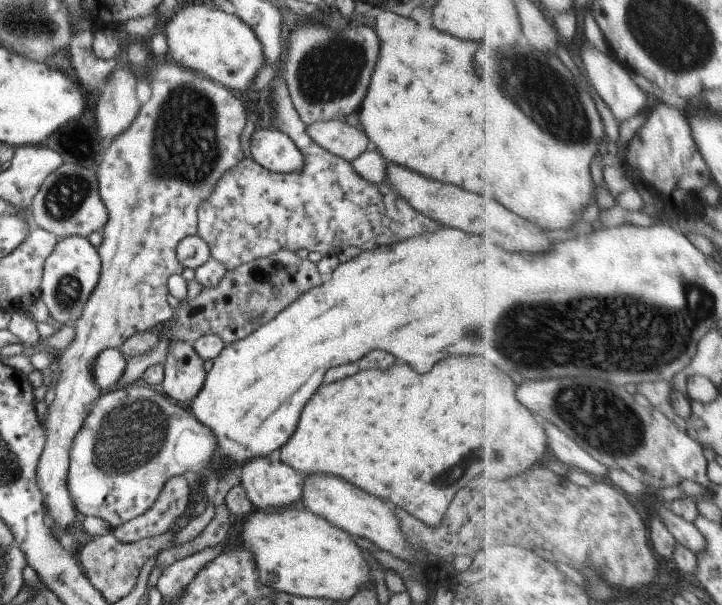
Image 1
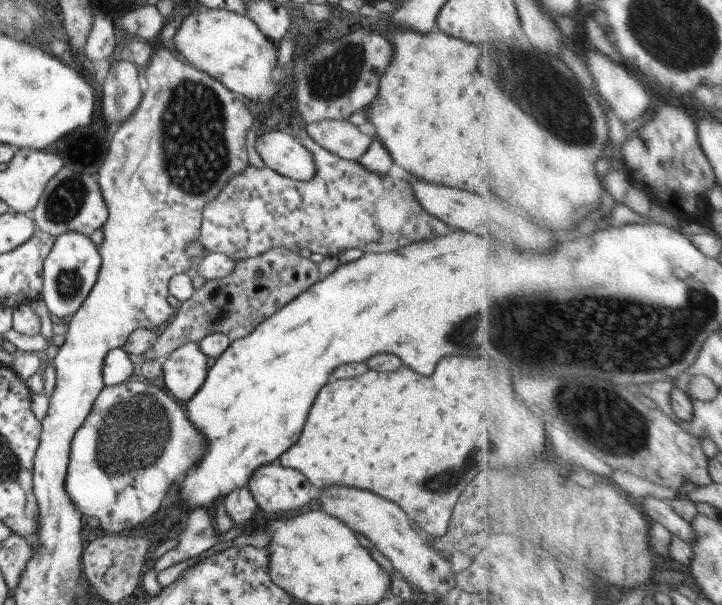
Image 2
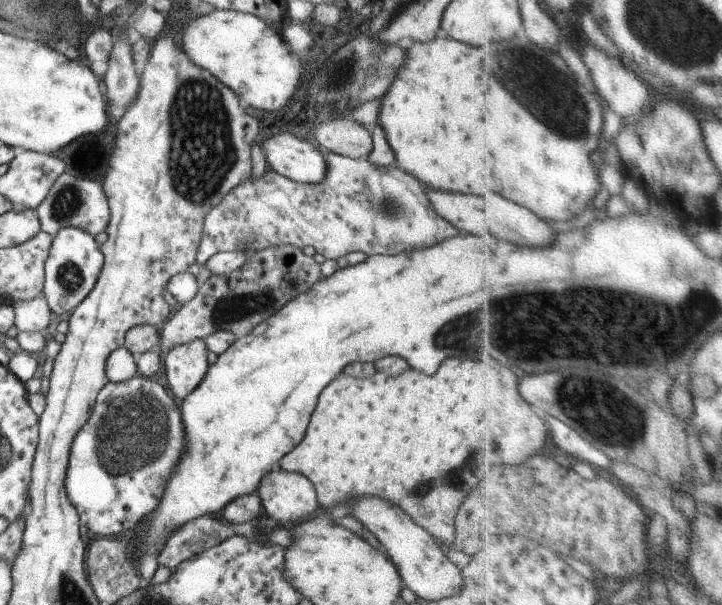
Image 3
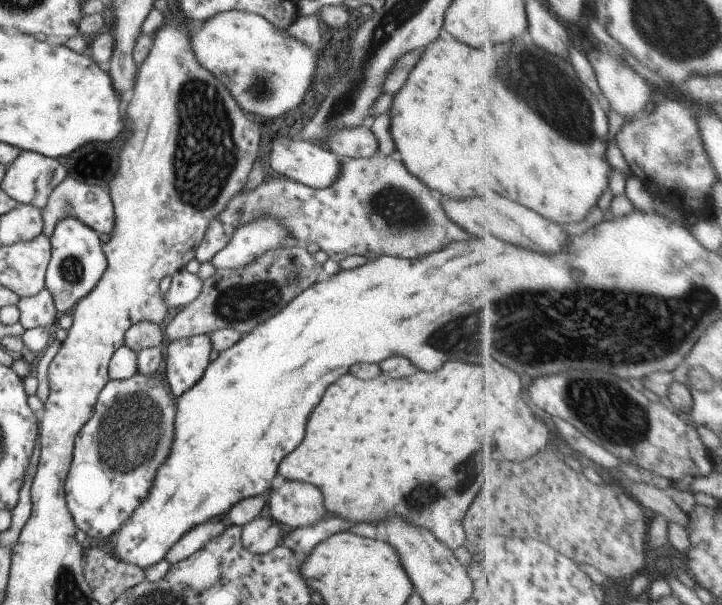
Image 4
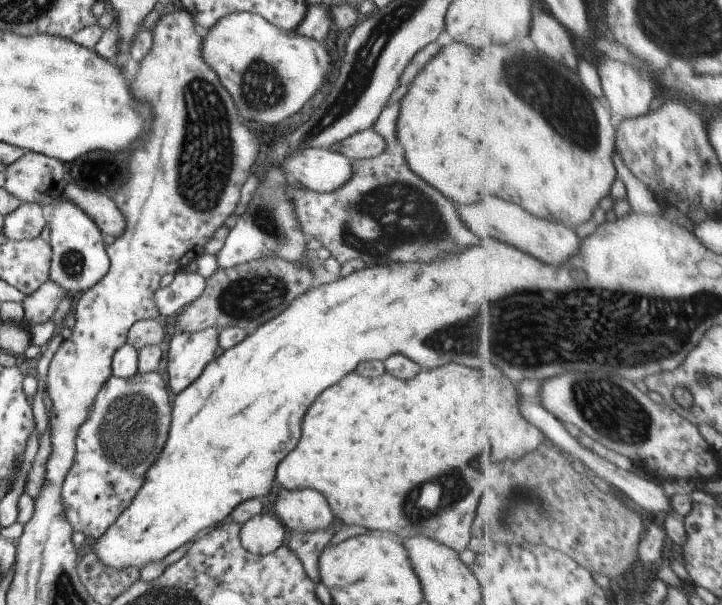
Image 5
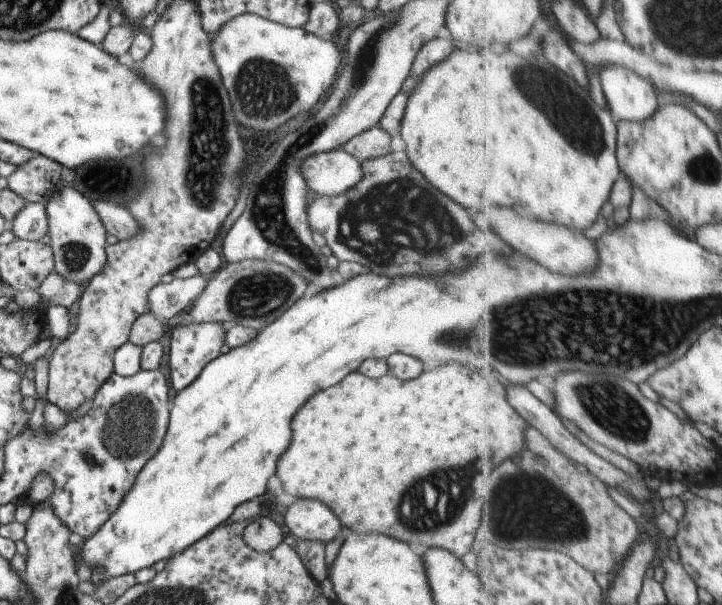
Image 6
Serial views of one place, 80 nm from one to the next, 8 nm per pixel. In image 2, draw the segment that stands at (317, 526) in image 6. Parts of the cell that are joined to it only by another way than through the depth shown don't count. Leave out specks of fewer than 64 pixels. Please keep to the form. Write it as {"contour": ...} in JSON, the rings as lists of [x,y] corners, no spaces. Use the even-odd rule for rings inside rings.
{"contour":[[[270,462],[252,472],[246,484],[259,510],[267,516],[295,512],[314,496],[310,482],[299,471]]]}

